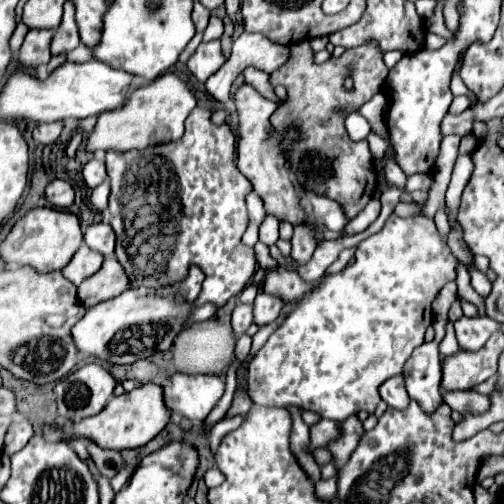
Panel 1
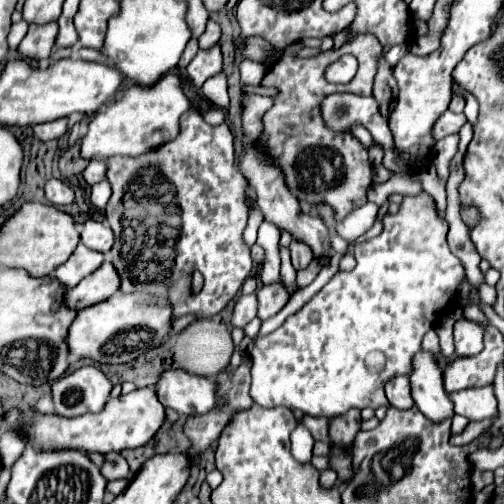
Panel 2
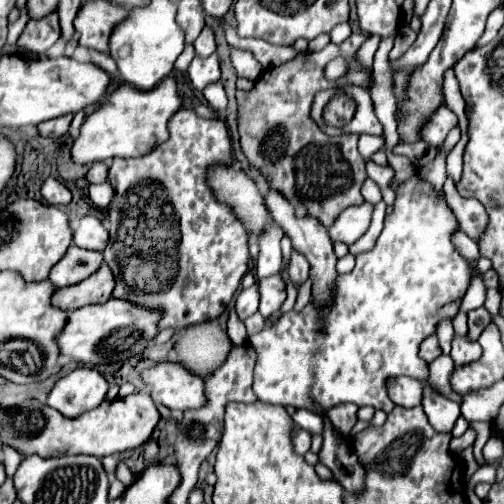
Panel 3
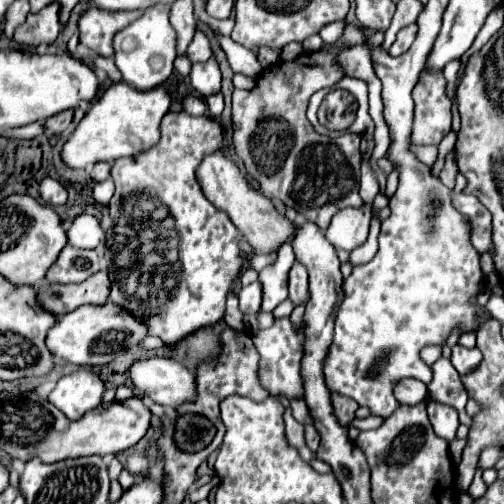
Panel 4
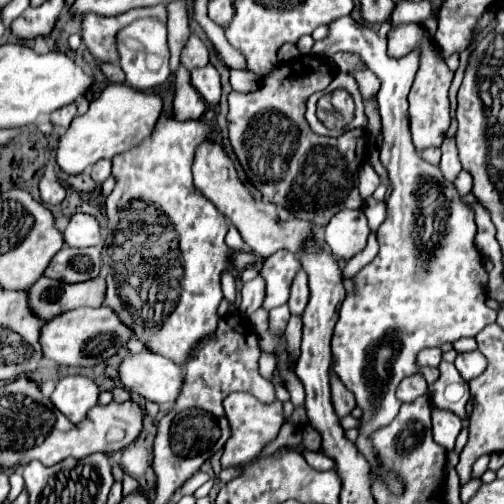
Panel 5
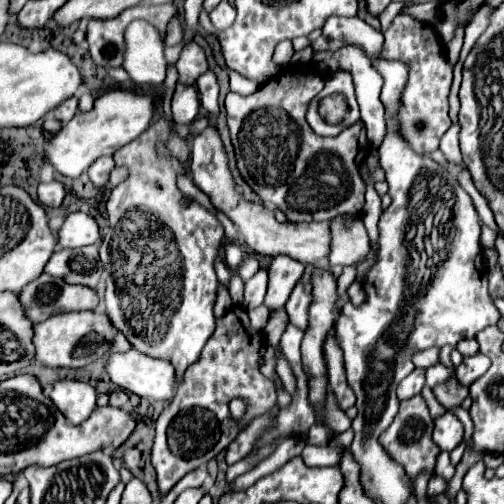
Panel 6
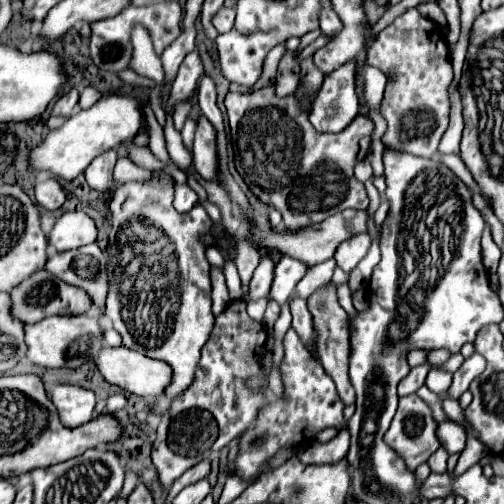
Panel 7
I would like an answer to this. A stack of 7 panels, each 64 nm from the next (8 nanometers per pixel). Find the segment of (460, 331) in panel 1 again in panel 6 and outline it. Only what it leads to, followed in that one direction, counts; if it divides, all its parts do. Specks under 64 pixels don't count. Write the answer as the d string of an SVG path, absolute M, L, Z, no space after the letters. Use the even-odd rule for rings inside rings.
M484 354L466 356L460 366L456 366L456 376L464 386L470 386L476 378L480 378L490 368L490 360Z

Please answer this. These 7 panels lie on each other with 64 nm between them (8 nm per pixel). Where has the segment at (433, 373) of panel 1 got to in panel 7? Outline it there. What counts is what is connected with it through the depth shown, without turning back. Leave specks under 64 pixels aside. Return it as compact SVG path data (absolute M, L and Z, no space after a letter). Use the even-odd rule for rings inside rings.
M444 420L444 422L438 424L436 438L438 438L440 446L446 448L448 454L462 452L464 446L466 446L466 430L452 420Z

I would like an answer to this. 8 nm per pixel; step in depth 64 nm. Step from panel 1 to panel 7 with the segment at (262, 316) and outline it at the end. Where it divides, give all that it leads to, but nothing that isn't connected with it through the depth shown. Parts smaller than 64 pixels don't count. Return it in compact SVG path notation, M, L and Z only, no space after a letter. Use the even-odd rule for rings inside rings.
M282 256L274 268L274 282L272 282L272 290L268 294L268 300L274 300L278 304L288 302L296 284L304 278L306 268L308 268L306 264L294 260L290 256Z

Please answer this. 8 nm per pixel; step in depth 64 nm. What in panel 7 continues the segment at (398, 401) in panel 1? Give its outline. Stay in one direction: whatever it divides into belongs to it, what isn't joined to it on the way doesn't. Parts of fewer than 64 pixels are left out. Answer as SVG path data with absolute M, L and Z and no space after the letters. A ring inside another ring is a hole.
M422 364L422 366L412 368L410 374L408 374L404 380L400 380L400 384L398 384L398 396L416 394L418 388L424 384L428 370L430 370L430 364Z

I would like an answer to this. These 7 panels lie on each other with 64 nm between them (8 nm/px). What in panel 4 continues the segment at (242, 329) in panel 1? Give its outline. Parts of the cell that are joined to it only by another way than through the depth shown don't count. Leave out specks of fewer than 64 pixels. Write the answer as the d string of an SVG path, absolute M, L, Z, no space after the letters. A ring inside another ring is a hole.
M252 282L250 286L242 286L238 292L238 300L240 300L240 312L242 314L254 314L260 310L260 302L262 302L262 286L260 282Z

